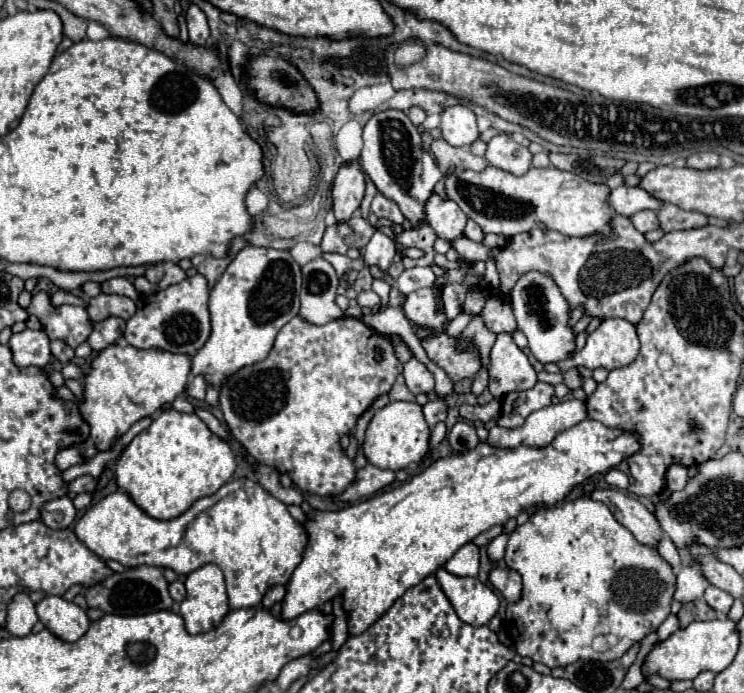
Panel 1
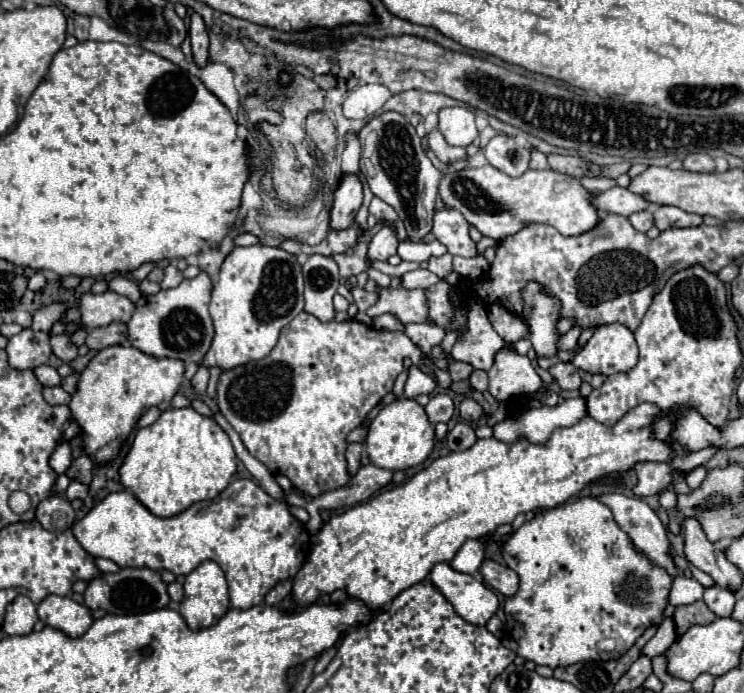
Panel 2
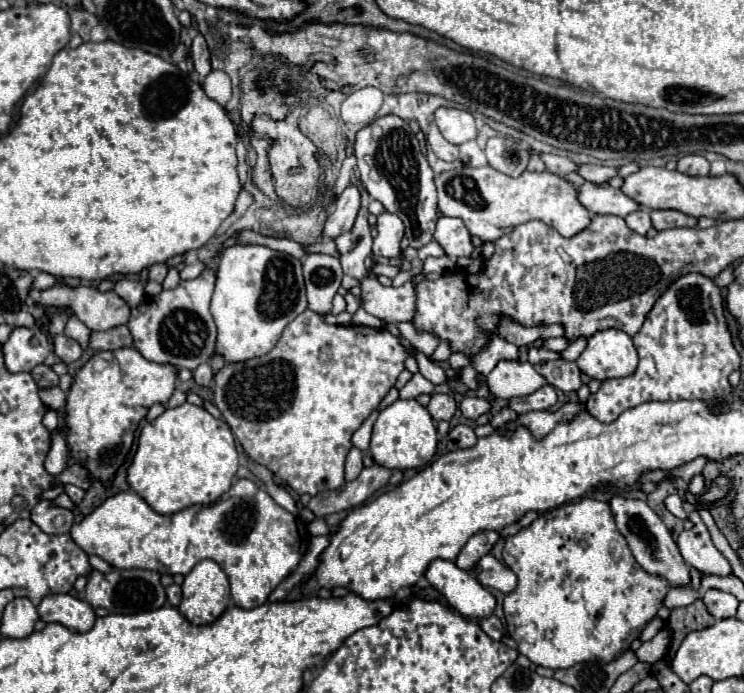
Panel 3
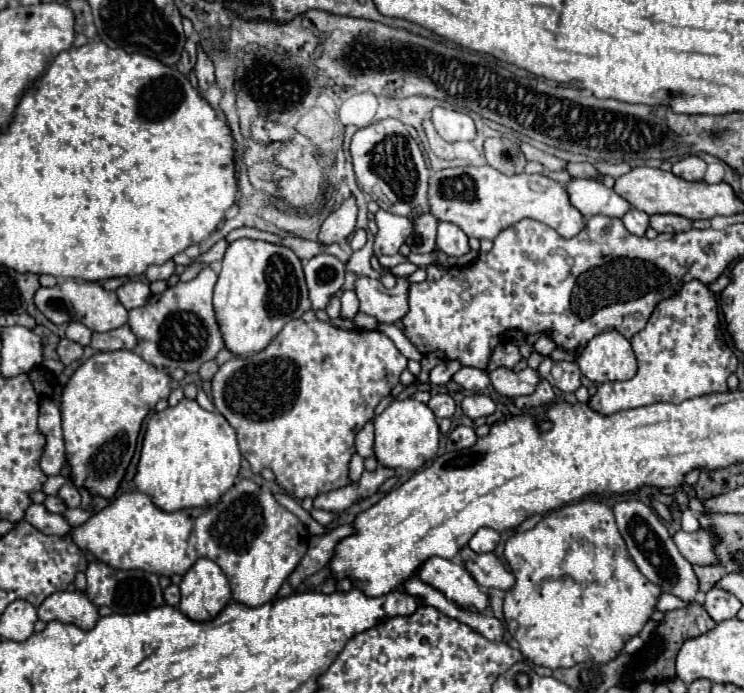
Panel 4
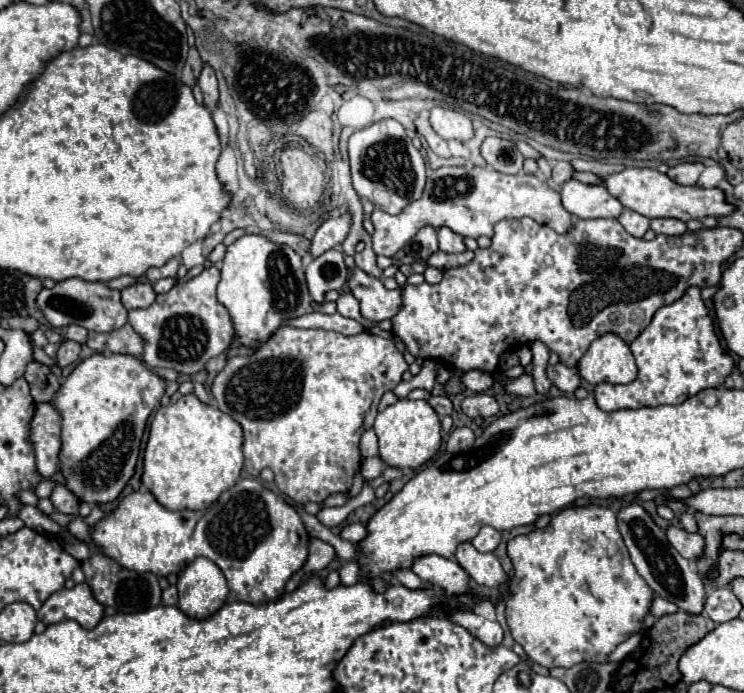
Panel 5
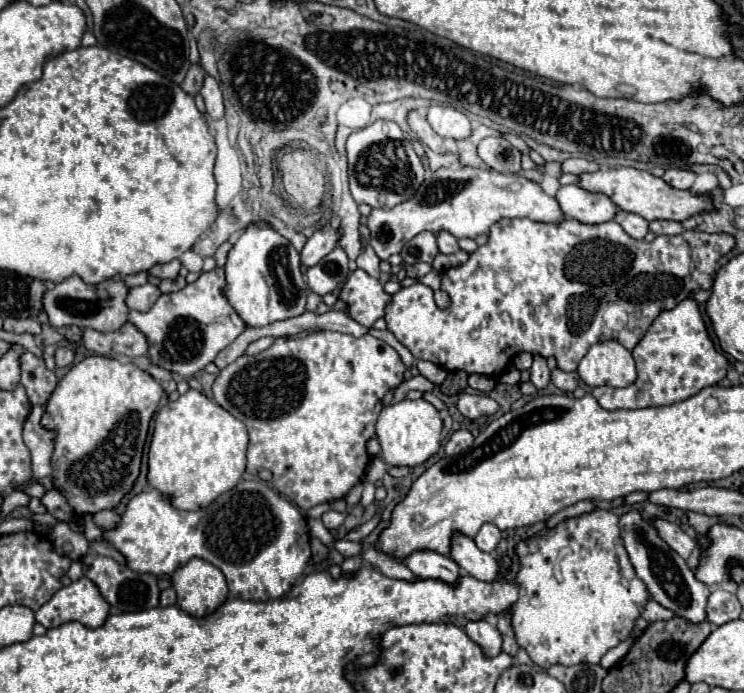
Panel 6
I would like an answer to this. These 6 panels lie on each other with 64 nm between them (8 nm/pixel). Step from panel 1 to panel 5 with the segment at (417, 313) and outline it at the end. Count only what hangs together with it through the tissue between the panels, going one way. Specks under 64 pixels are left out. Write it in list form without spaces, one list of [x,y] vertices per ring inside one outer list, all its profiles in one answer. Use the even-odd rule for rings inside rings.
[[[354,270],[350,276],[350,292],[360,302],[360,314],[366,322],[382,322],[396,316],[402,304],[402,286],[407,277],[399,271],[399,283],[396,290],[386,290],[380,278],[372,278],[362,270]]]

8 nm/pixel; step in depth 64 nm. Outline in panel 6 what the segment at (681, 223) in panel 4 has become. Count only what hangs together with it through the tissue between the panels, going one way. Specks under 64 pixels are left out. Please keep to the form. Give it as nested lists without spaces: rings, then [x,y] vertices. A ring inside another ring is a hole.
[[[654,220],[654,222],[650,222],[650,230],[654,234],[676,236],[676,234],[682,234],[682,224],[680,222],[672,222],[672,220]]]

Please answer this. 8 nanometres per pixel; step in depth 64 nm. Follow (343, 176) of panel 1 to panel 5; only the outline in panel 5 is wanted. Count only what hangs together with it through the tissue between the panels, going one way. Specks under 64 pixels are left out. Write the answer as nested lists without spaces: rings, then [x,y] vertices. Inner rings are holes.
[[[344,212],[336,218],[328,218],[314,234],[312,238],[312,248],[310,248],[310,256],[316,258],[320,254],[324,254],[326,250],[336,248],[338,244],[344,242],[344,238],[348,236],[348,228],[352,224],[352,216],[350,212]]]

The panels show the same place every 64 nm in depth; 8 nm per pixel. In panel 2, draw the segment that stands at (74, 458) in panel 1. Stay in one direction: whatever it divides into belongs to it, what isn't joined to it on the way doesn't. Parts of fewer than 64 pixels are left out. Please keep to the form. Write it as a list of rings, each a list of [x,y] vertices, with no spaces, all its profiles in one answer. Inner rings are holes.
[[[68,442],[58,444],[58,448],[54,450],[54,454],[52,454],[52,458],[50,458],[50,466],[56,470],[56,474],[64,474],[64,472],[70,468],[72,462],[74,462],[74,458],[72,458],[72,448],[70,448],[70,444],[68,444]]]

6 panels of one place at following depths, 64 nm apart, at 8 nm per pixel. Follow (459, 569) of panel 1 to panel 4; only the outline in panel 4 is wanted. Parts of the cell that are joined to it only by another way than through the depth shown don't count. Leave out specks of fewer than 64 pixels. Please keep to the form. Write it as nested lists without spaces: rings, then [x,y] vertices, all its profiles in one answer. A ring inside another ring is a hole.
[[[480,528],[480,530],[472,536],[472,540],[468,542],[468,546],[470,546],[476,554],[484,554],[484,552],[492,552],[492,550],[496,548],[498,540],[500,540],[500,534],[498,534],[496,530],[492,530],[492,528]]]

